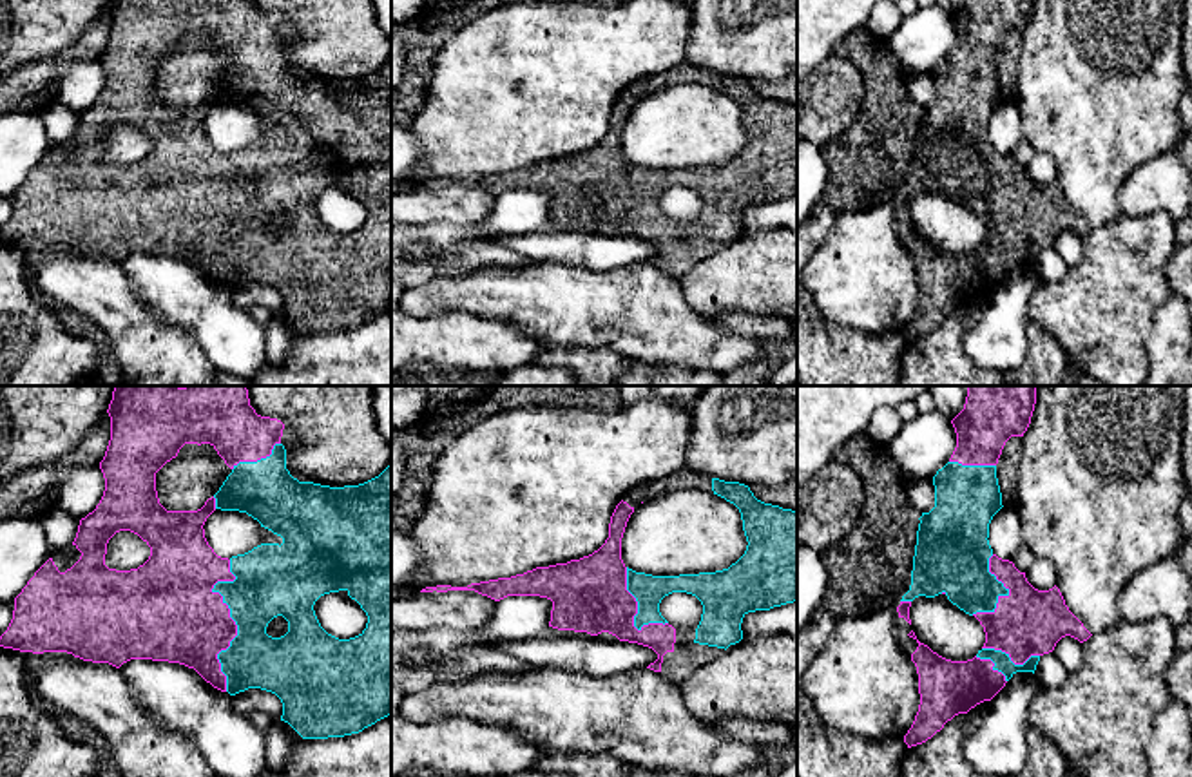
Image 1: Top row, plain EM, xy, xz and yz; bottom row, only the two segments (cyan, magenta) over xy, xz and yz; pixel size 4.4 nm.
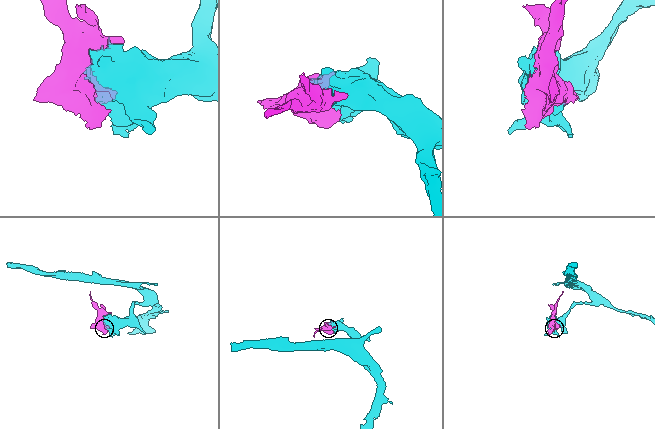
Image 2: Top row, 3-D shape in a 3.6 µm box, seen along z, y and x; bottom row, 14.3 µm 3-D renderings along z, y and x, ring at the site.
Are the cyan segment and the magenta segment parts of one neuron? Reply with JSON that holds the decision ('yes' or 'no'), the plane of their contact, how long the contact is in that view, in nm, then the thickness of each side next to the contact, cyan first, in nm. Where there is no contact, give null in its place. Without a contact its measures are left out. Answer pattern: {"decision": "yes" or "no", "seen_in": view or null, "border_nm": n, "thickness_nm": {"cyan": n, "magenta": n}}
{"decision": "yes", "seen_in": "xy", "border_nm": 600, "thickness_nm": {"cyan": 320, "magenta": 400}}

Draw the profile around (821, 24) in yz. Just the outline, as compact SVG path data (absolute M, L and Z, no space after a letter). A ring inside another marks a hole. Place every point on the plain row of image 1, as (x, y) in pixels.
M797 0L797 83L822 65L884 0Z

